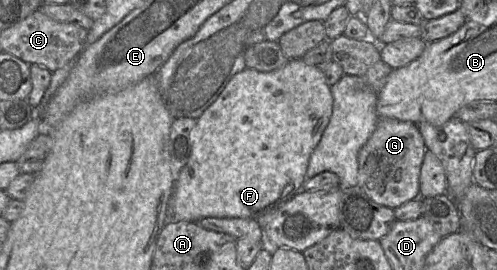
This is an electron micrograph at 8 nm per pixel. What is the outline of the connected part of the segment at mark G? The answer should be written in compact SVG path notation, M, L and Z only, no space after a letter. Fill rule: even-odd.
M379 118L373 134L358 154L358 186L373 202L392 209L419 198L419 177L426 150L424 139L416 124ZM398 169L401 169L402 175L397 181L395 173Z

